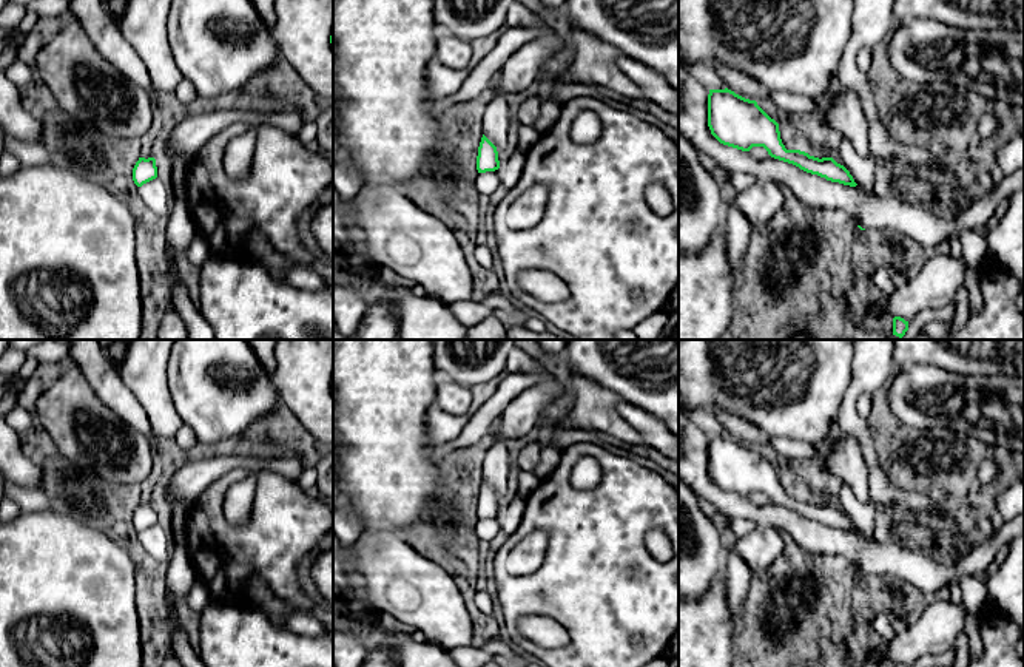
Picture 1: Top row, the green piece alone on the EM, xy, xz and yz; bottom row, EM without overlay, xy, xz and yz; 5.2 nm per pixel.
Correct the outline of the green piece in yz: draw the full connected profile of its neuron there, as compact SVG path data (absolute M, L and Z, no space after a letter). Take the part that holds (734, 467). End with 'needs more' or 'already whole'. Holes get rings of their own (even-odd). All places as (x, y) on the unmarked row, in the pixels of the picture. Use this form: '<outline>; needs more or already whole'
M728 434L709 435L708 472L723 491L742 497L763 493L771 503L793 510L807 519L850 533L857 531L850 517L833 503L819 505L800 496L787 496L779 469L756 446L745 445Z; already whole

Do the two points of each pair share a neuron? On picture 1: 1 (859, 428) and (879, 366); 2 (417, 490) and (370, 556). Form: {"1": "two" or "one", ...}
{"1": "one", "2": "two"}

